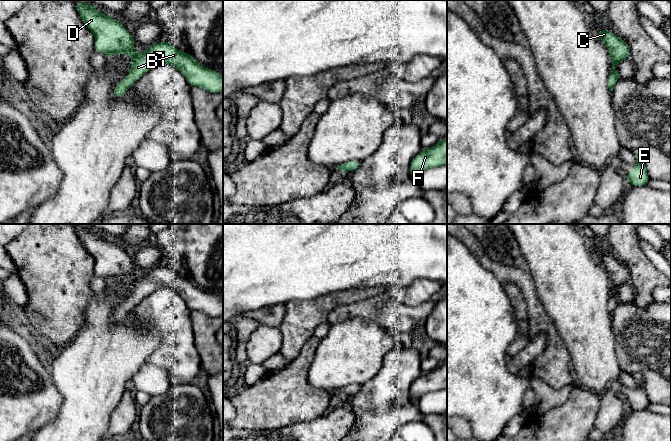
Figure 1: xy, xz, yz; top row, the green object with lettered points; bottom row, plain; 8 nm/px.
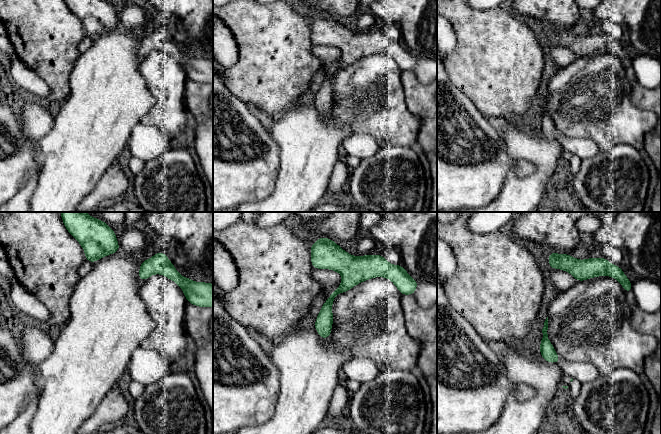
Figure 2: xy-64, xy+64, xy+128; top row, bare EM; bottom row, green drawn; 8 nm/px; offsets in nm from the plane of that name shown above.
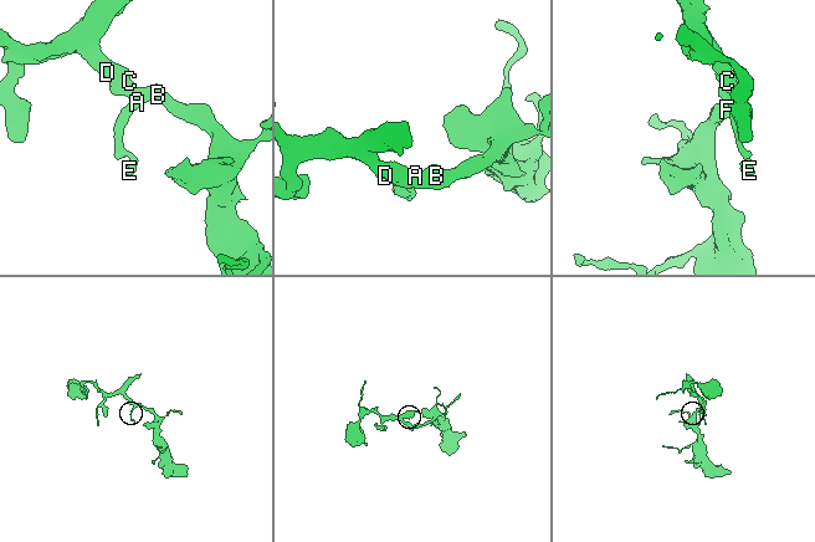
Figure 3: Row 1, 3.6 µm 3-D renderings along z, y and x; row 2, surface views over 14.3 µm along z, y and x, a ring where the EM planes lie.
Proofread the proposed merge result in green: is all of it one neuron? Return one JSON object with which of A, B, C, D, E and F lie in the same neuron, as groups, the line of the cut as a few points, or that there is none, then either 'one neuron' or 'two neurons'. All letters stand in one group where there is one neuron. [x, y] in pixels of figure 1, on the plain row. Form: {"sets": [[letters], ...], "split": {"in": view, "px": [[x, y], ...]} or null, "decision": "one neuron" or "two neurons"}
{"sets": [["A", "B", "C", "D", "E", "F"]], "split": null, "decision": "one neuron"}

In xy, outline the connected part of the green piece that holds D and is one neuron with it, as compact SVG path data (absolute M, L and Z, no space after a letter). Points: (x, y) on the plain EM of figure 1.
M80 225L75 231L81 244L95 260L96 276L107 281L124 277L132 282L130 296L112 316L118 323L141 300L162 287L171 288L178 293L190 310L201 311L211 317L223 315L223 300L220 297L197 287L189 276L178 275L169 264L151 268L143 277L135 277L135 263L121 246L102 238L91 227Z

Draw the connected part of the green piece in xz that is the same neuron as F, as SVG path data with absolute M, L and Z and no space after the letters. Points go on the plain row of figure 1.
M447 361L442 362L433 371L421 374L410 387L410 400L417 404L419 398L432 391L447 389Z

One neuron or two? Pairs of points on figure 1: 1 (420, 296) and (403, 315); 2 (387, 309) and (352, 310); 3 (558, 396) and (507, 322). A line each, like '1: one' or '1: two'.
1: two
2: one
3: two

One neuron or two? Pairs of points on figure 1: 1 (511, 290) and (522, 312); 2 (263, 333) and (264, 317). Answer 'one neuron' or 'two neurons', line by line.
1: one neuron
2: two neurons

